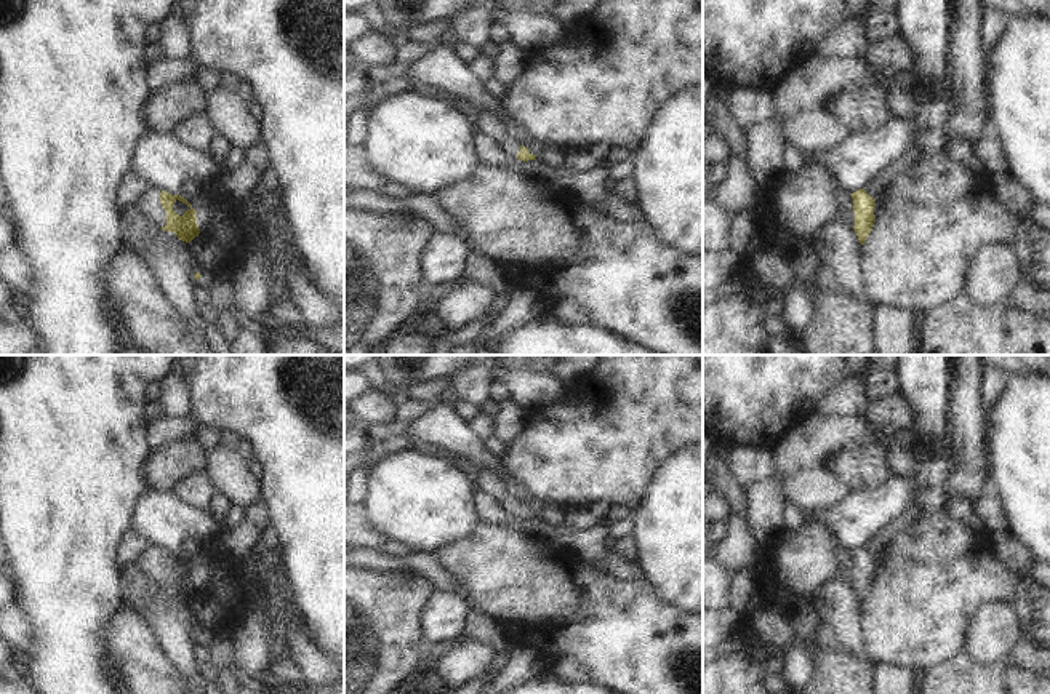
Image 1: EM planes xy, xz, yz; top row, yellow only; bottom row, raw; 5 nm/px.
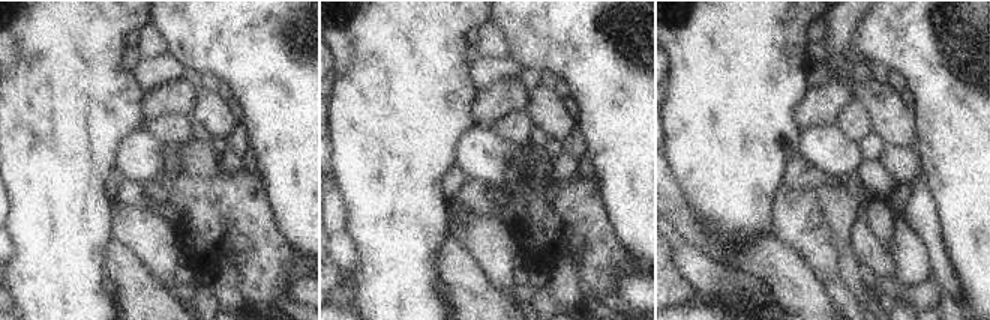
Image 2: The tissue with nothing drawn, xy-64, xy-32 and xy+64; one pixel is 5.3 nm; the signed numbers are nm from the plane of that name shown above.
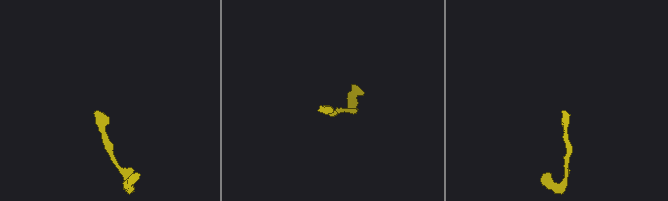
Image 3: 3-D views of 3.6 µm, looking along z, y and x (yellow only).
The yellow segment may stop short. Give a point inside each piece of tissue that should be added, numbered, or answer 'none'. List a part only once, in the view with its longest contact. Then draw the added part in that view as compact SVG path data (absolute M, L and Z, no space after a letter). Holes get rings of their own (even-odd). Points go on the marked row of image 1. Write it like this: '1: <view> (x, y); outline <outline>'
1: xy (149, 202); outline M150 187L134 201L134 205L152 221L157 229L166 225L166 211L160 201L160 193L160 187Z

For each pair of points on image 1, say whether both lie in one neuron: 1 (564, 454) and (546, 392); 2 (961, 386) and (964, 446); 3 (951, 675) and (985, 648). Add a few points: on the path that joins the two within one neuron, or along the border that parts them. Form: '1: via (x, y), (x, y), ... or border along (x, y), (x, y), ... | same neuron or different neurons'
1: border along (565, 384), (559, 400), (524, 413) | different neurons
2: via (964, 400), (964, 432) | same neuron
3: border along (962, 651), (983, 664), (1002, 662) | different neurons

